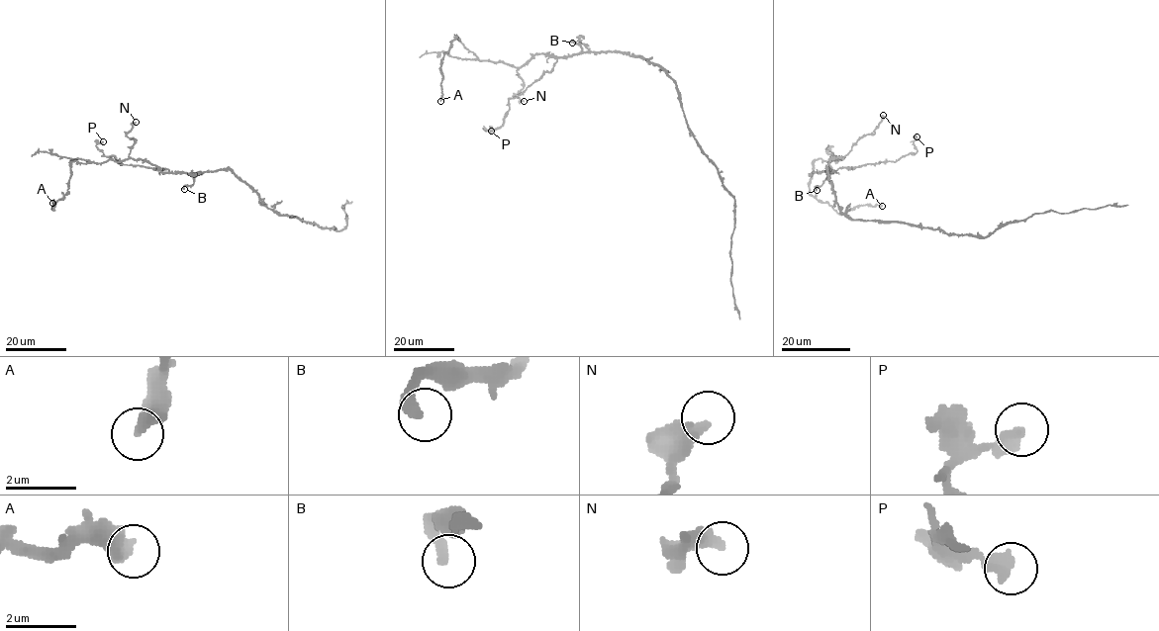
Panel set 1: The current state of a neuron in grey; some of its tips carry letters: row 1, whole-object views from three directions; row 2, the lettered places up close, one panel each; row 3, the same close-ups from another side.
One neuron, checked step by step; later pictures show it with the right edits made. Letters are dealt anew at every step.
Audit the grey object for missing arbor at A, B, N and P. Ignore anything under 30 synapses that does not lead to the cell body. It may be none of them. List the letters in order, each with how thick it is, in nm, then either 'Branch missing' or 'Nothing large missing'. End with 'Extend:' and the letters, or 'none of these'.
A: Thickness 550 nm. Nothing large missing
B: Thickness 320 nm. Nothing large missing
N: Thickness 440 nm. Nothing large missing
P: Thickness 400 nm. Nothing large missing
Extend: none of these

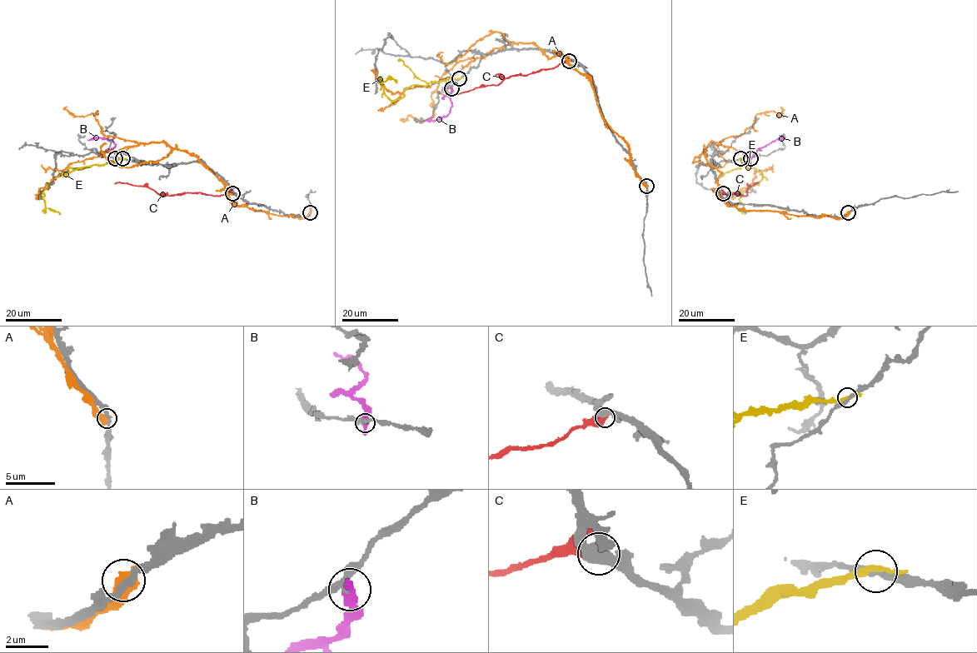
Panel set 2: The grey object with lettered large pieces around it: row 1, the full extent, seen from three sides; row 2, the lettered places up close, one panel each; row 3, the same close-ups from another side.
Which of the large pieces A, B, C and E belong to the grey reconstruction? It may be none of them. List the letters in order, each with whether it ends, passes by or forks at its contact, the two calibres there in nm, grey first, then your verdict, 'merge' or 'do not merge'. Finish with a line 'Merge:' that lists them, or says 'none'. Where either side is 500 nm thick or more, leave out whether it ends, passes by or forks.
A: calibres 280 and 700 nm; do not merge
B: calibres 320 and 650 nm; do not merge
C: calibres 550 and 480 nm; do not merge
E: it passes by; calibres 280 and 300 nm; do not merge
Merge: none

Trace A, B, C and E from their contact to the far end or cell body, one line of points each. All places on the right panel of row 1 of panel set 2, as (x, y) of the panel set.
A: (848, 212), (729, 206), (705, 156), (710, 142), (756, 169), (733, 199)
B: (750, 158), (758, 150), (776, 139), (781, 137), (781, 140)
C: (723, 193), (746, 196), (749, 186), (756, 182), (759, 183)
E: (740, 158), (747, 169), (753, 168), (762, 176), (741, 195), (740, 201), (743, 206), (741, 211), (745, 215)

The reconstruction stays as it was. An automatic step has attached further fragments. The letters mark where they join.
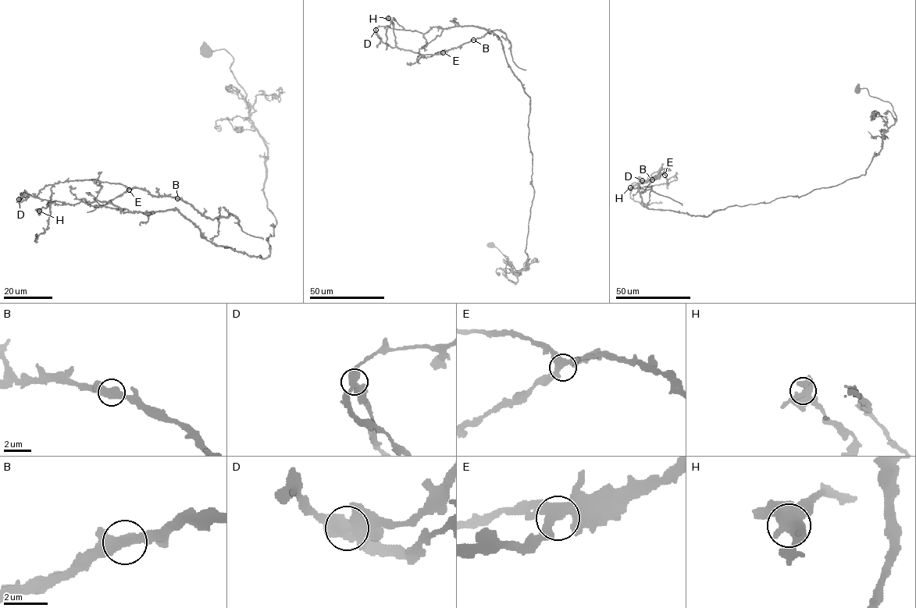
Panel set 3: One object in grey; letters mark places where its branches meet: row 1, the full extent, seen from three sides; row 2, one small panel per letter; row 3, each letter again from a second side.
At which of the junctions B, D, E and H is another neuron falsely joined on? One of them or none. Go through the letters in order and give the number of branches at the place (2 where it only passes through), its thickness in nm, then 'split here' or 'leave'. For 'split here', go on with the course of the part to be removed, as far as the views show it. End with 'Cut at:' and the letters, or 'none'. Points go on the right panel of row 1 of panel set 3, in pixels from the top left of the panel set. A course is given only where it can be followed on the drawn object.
B: branches 3; calibre 440 nm; leave
D: branches 3; calibre 500 nm; split here; course (642, 180), (650, 176), (655, 179), (661, 170), (669, 168), (652, 180), (642, 193), (651, 190), (682, 204)
E: branches 3; calibre 400 nm; leave
H: branches 3; calibre 480 nm; leave
Cut at: D

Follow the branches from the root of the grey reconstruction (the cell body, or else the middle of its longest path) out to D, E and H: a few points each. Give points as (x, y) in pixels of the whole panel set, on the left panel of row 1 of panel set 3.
D: (205, 52), (232, 56), (267, 149), (262, 190), (276, 219), (267, 257), (215, 247), (176, 210), (19, 199)
E: (205, 52), (232, 56), (267, 149), (270, 254), (215, 247), (176, 210), (19, 199), (69, 180), (129, 190)
H: (205, 52), (232, 56), (267, 149), (267, 257), (215, 247), (176, 210), (19, 199), (49, 185), (39, 211)

